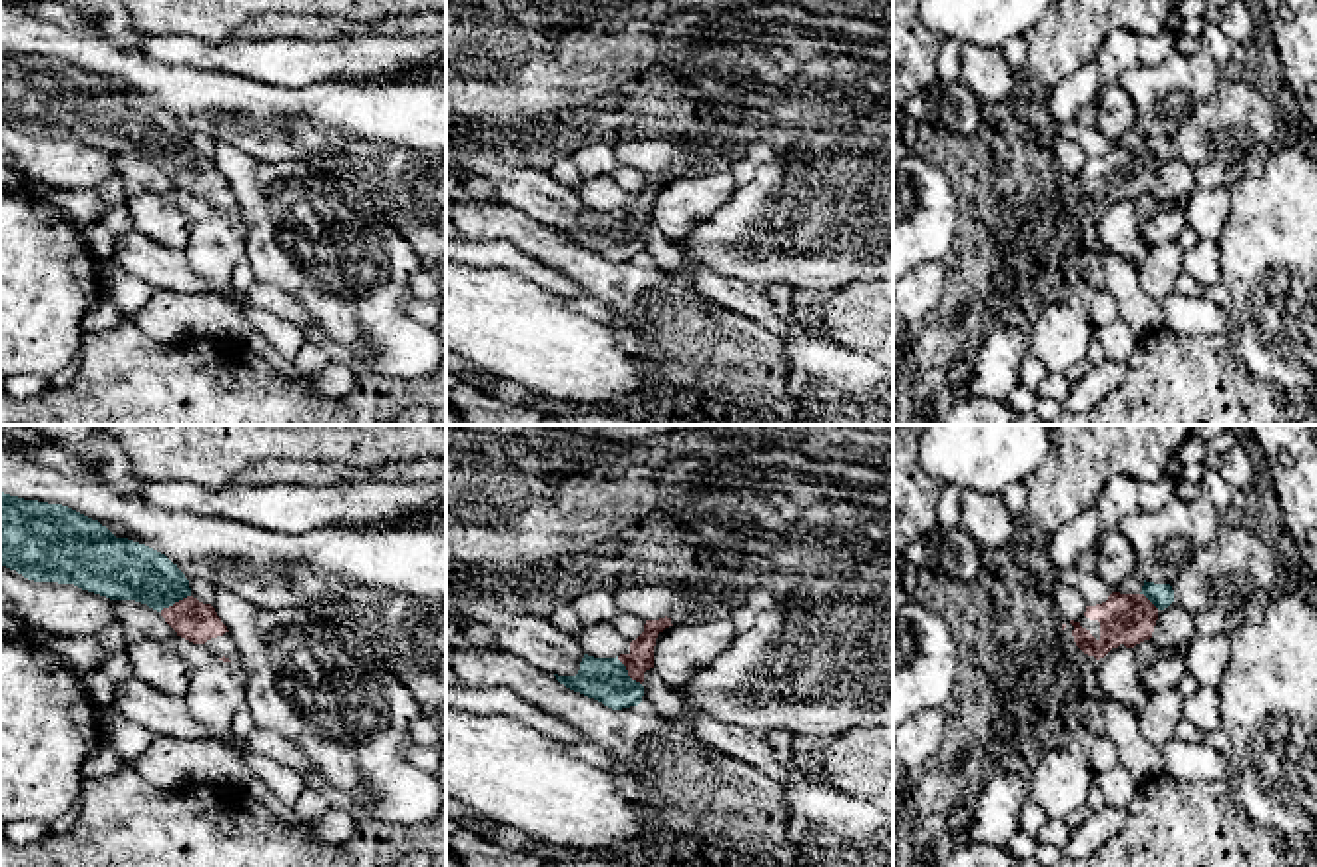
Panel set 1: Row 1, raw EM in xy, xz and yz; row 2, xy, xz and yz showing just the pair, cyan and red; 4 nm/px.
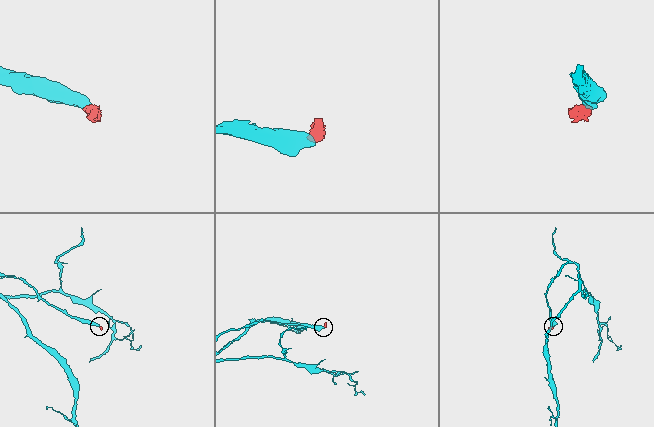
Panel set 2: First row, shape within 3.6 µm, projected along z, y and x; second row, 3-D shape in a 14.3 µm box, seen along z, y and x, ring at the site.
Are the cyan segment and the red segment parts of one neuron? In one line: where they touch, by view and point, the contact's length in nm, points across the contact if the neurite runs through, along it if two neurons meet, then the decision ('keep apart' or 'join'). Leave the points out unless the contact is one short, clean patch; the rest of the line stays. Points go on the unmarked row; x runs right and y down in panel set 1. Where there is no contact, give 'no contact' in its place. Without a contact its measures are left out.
contact xz (626, 226); length 160 nm; way xz (606, 234), (618, 234), (626, 226), (640, 212); join

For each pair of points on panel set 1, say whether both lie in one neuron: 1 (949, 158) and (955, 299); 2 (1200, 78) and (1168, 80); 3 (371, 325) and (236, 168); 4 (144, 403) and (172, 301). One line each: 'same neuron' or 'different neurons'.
1: same neuron
2: same neuron
3: same neuron
4: different neurons

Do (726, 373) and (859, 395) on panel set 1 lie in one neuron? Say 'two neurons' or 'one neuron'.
two neurons

